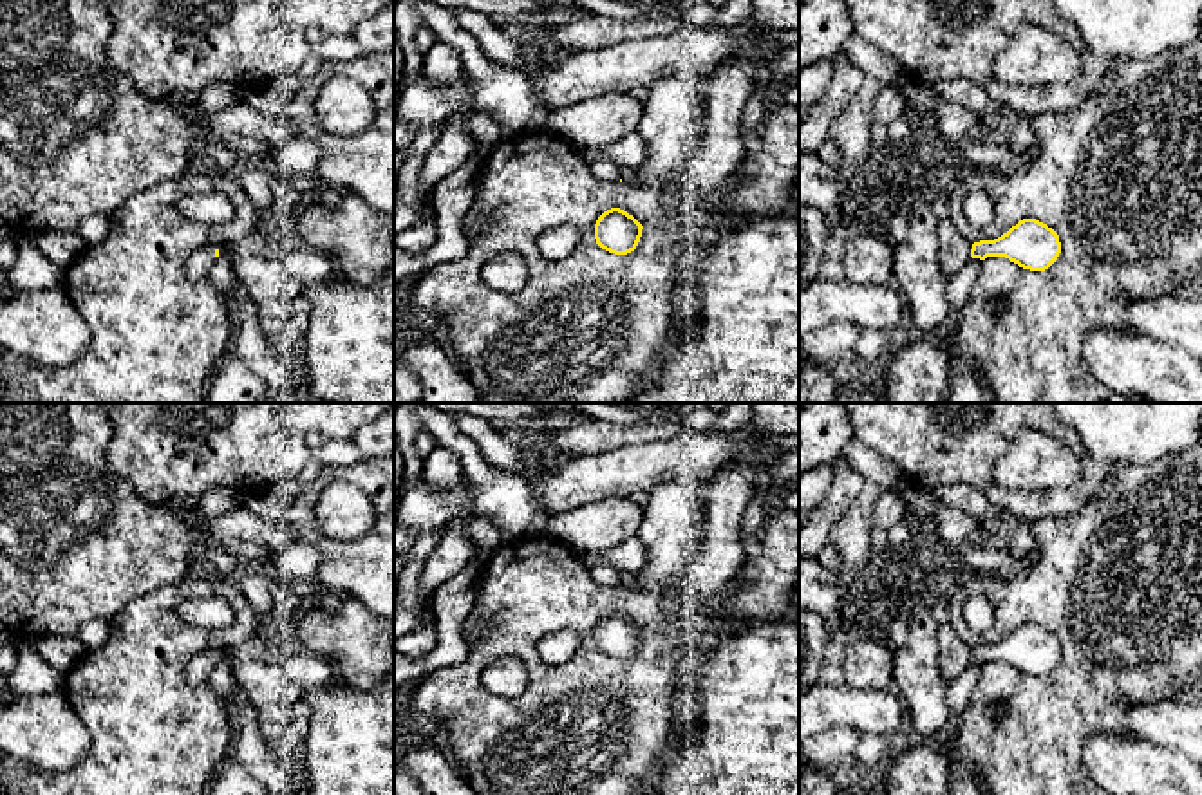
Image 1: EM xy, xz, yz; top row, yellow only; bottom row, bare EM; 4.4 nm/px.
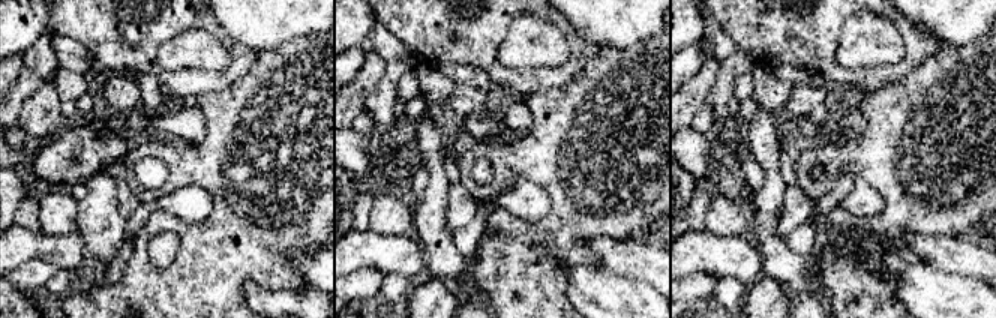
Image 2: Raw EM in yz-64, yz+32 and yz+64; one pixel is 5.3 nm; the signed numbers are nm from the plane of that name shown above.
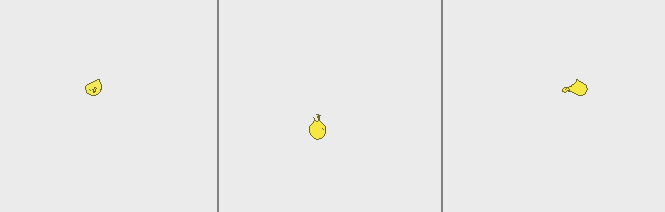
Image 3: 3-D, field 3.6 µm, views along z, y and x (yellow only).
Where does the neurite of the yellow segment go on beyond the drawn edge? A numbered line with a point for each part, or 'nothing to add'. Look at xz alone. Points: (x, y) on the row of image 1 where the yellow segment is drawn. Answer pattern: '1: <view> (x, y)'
nothing to add

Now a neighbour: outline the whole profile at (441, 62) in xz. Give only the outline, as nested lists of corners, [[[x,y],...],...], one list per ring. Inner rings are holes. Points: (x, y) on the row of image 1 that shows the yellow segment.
[[[437,40],[423,54],[421,74],[437,83],[457,83],[465,76],[459,51]]]

